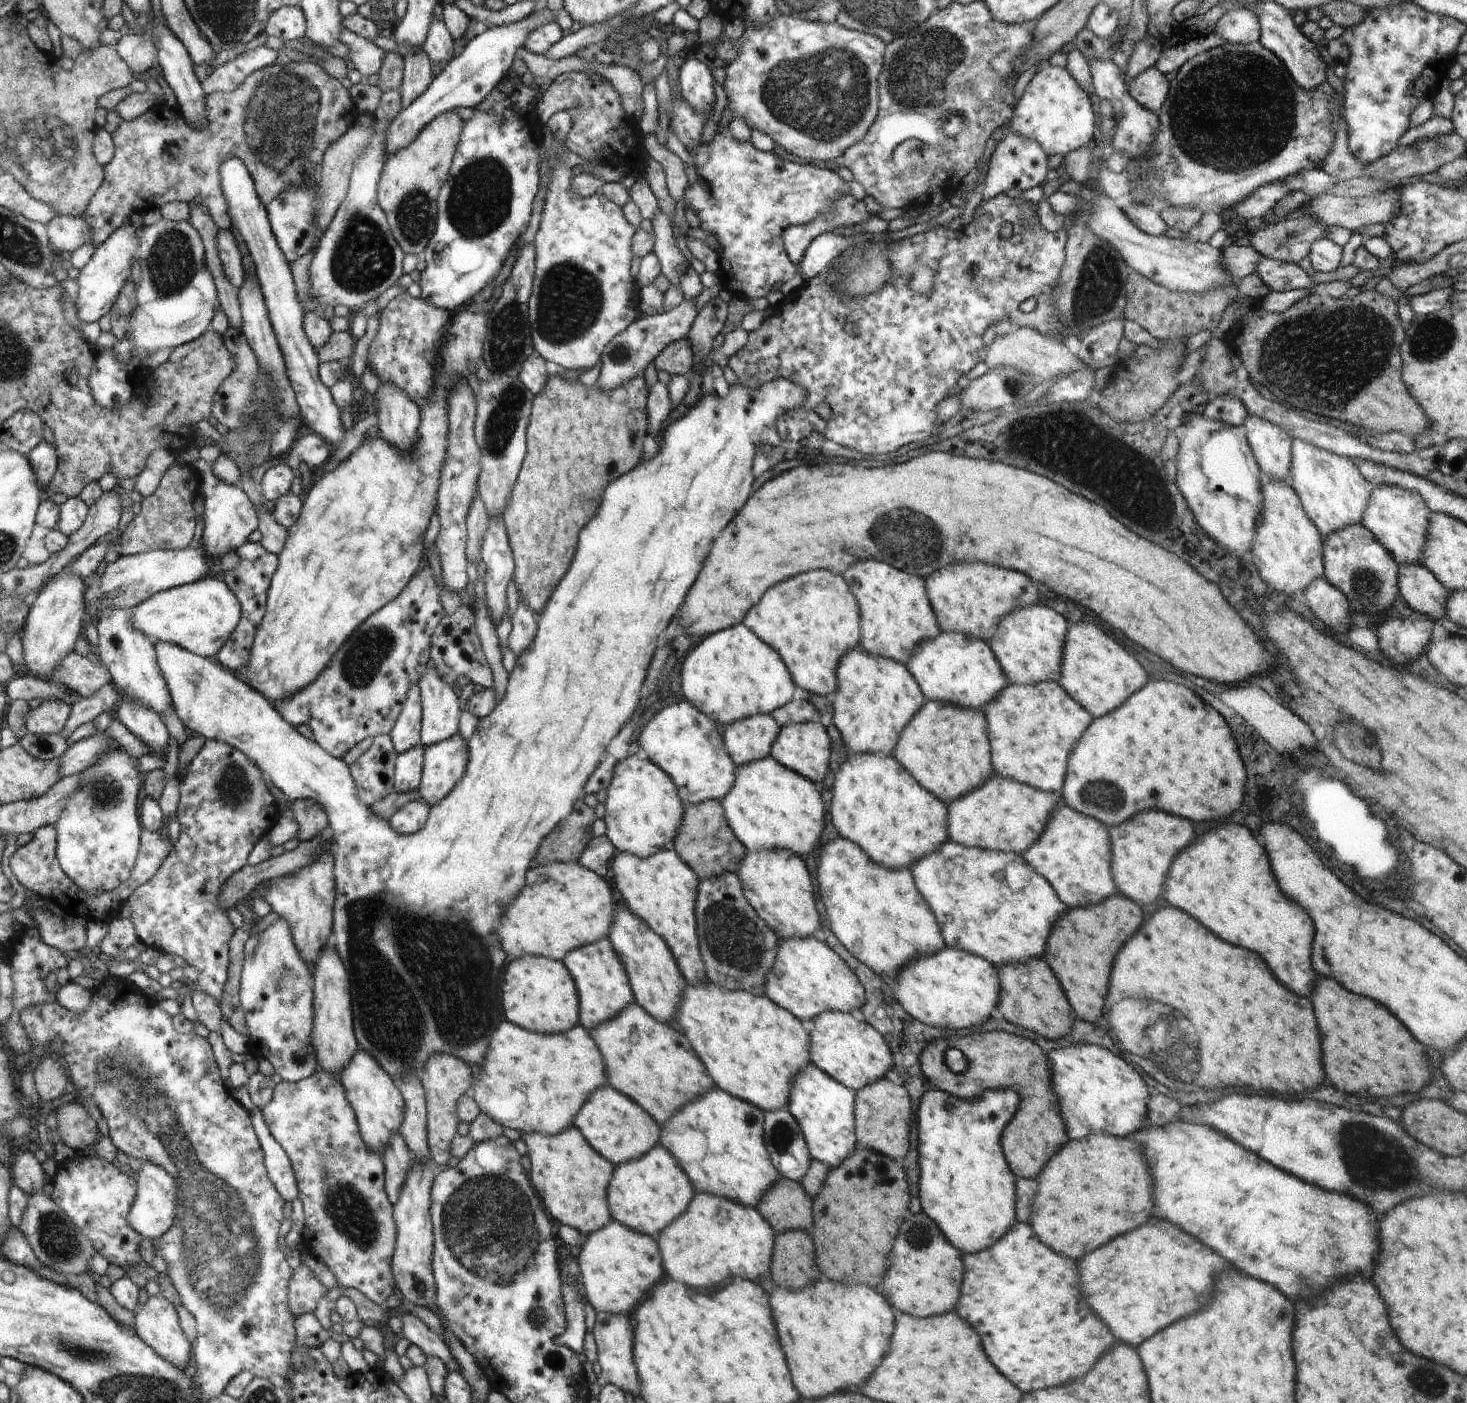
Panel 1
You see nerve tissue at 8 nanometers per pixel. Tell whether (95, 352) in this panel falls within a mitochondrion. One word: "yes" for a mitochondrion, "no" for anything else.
no

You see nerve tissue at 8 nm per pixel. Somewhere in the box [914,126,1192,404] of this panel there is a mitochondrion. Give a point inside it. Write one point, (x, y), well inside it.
(1098, 289)

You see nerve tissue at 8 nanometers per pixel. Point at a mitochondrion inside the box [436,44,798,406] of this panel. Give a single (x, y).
(571, 299)

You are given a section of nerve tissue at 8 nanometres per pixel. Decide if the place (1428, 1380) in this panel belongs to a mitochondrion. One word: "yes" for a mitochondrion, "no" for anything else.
yes

